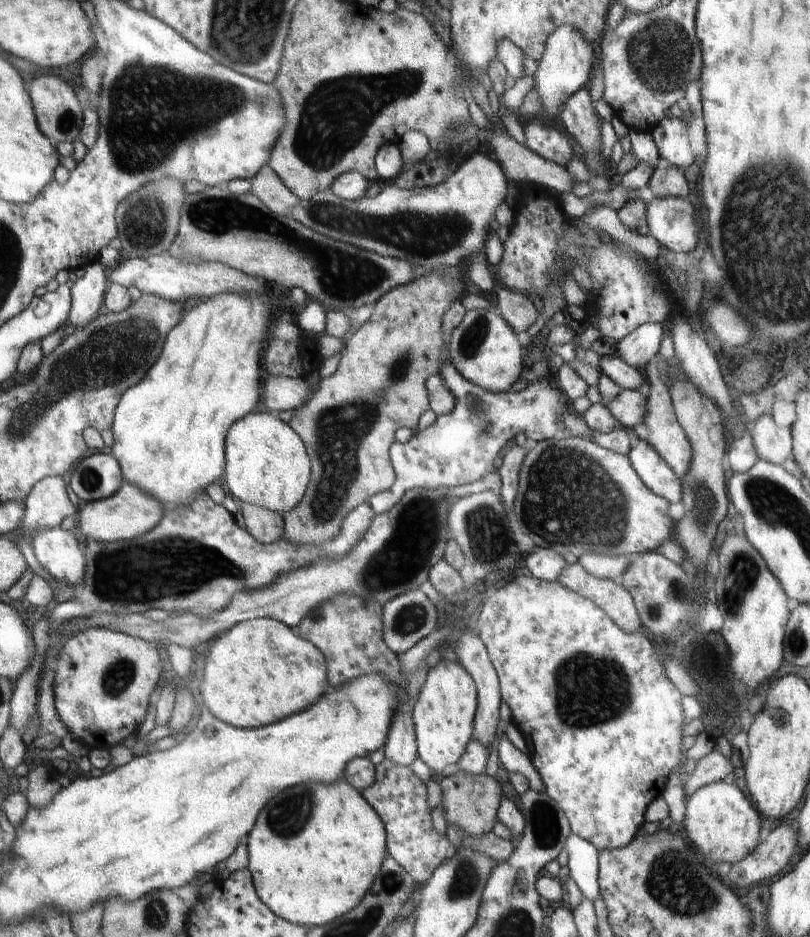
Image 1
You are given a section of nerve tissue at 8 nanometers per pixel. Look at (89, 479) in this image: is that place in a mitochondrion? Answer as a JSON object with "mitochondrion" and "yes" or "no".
{"mitochondrion":"yes"}

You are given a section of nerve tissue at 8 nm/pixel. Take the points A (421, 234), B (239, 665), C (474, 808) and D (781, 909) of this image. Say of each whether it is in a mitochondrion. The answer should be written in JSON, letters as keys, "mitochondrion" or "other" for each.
{"A":"mitochondrion","B":"other","C":"other","D":"other"}

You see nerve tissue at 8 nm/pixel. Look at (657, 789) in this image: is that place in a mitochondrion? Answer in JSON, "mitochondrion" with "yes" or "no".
{"mitochondrion":"no"}

